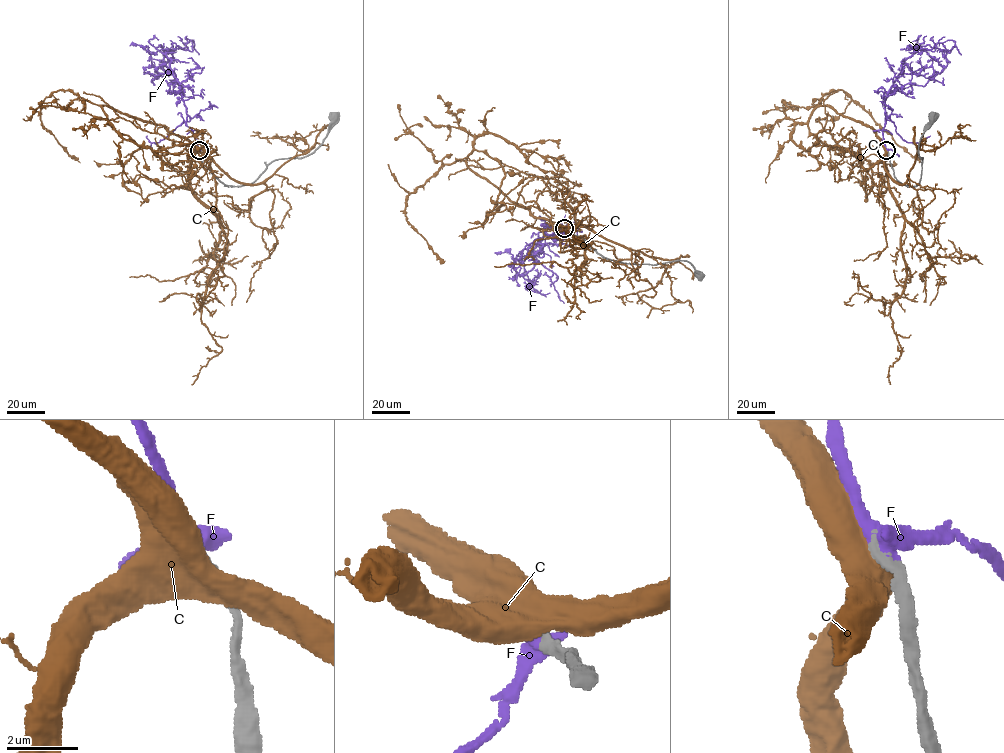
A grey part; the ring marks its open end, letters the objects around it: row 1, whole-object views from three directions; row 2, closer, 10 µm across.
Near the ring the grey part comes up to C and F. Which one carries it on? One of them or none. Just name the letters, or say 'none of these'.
F

